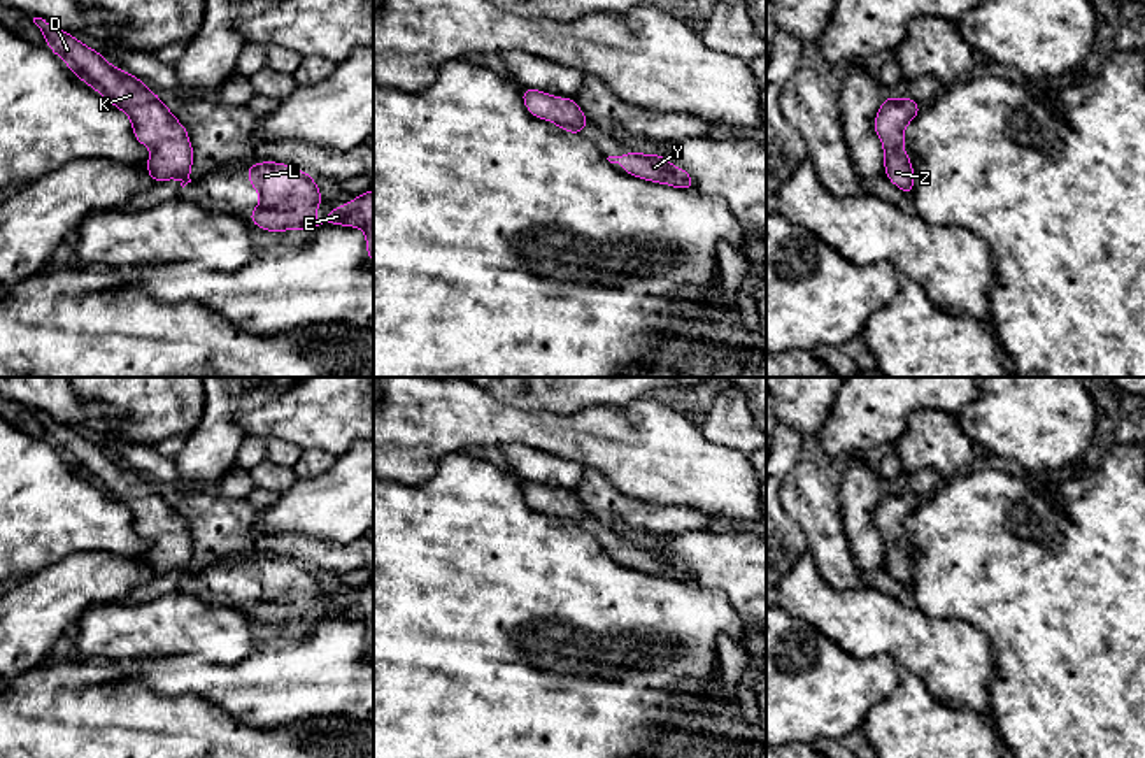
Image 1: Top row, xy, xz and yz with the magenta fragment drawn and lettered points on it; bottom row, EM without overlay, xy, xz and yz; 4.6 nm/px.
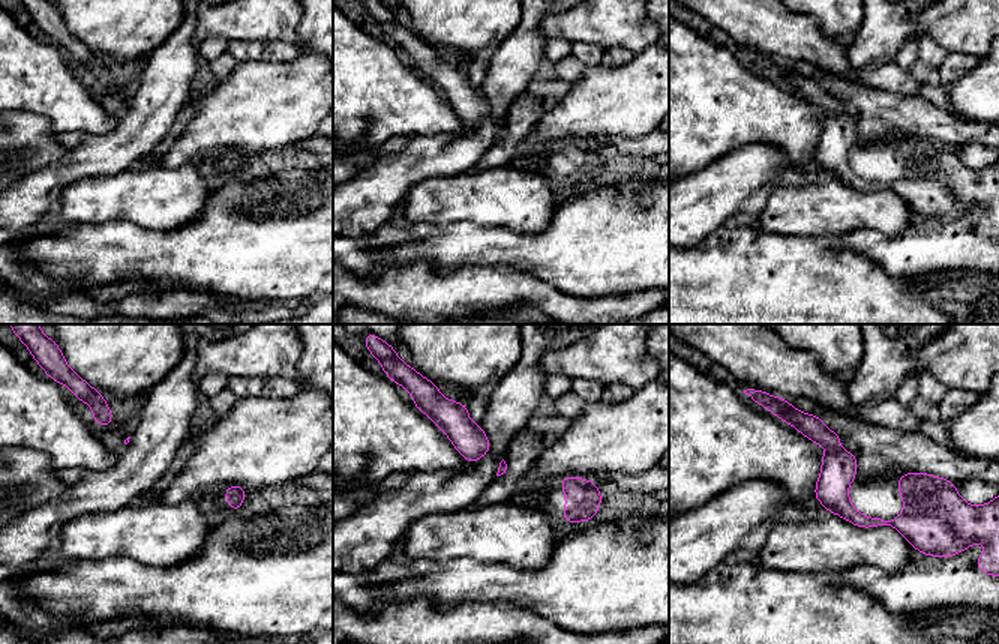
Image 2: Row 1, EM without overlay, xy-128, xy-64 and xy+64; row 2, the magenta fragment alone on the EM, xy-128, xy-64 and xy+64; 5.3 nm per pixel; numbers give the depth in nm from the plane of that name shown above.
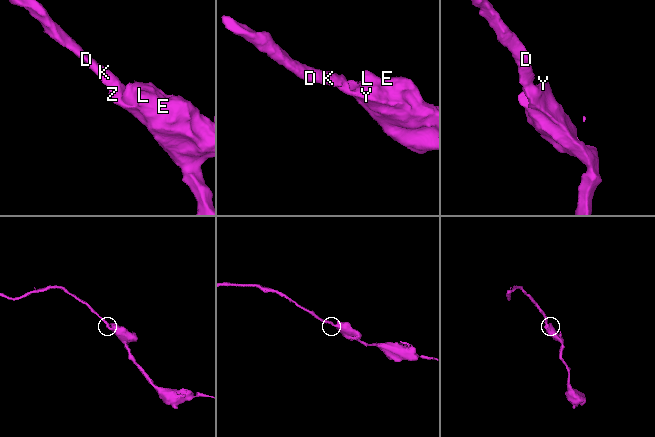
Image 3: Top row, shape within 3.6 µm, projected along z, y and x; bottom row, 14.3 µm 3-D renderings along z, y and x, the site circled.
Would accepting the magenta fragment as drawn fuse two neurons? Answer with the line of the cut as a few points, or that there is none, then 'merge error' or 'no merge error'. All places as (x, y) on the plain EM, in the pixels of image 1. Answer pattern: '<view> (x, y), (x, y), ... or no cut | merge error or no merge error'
no cut | no merge error

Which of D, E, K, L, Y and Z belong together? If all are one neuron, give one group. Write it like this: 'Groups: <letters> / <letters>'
Groups: D E K L Y Z

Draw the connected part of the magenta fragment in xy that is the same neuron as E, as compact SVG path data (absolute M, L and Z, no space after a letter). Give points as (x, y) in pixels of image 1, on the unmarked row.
M272 554L254 556L245 565L261 588L261 597L247 609L254 618L270 625L314 623L323 616L359 619L366 628L368 653L373 654L373 583L330 604L317 616L312 609L321 597L321 584L310 567Z

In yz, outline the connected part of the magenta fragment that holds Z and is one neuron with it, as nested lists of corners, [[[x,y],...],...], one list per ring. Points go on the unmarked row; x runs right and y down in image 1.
[[[887,490],[877,505],[873,525],[884,533],[885,570],[908,590],[914,584],[914,565],[910,551],[901,544],[903,521],[919,507],[921,498],[914,493]]]

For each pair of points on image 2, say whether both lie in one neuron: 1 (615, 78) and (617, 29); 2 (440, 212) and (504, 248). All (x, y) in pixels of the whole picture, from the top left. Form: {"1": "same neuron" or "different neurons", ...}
{"1": "different neurons", "2": "different neurons"}

